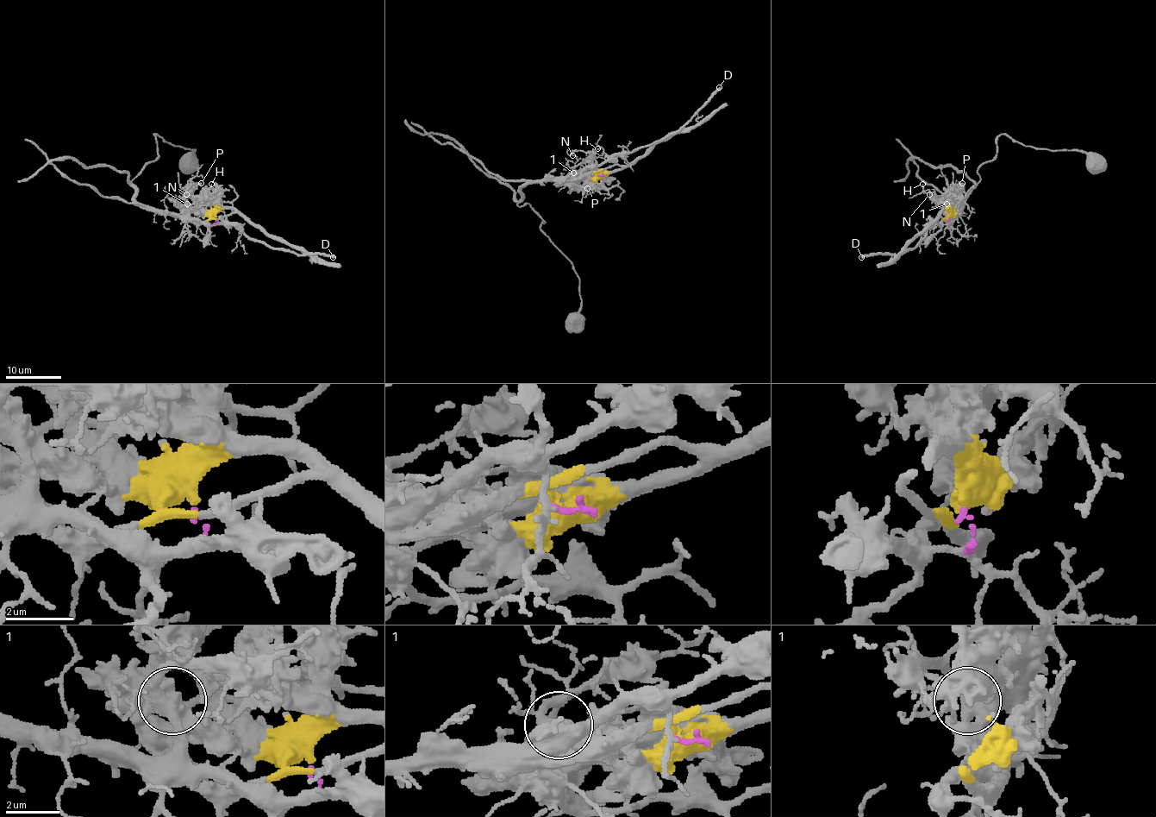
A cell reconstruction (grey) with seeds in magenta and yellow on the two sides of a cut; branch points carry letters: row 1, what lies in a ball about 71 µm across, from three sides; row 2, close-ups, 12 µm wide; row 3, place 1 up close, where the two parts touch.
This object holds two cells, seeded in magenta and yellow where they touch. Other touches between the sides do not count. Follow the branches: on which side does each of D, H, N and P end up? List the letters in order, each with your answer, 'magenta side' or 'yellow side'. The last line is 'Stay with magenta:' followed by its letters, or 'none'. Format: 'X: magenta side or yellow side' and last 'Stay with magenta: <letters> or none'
D: magenta side
H: magenta side
N: magenta side
P: yellow side
Stay with magenta: D, H, N

